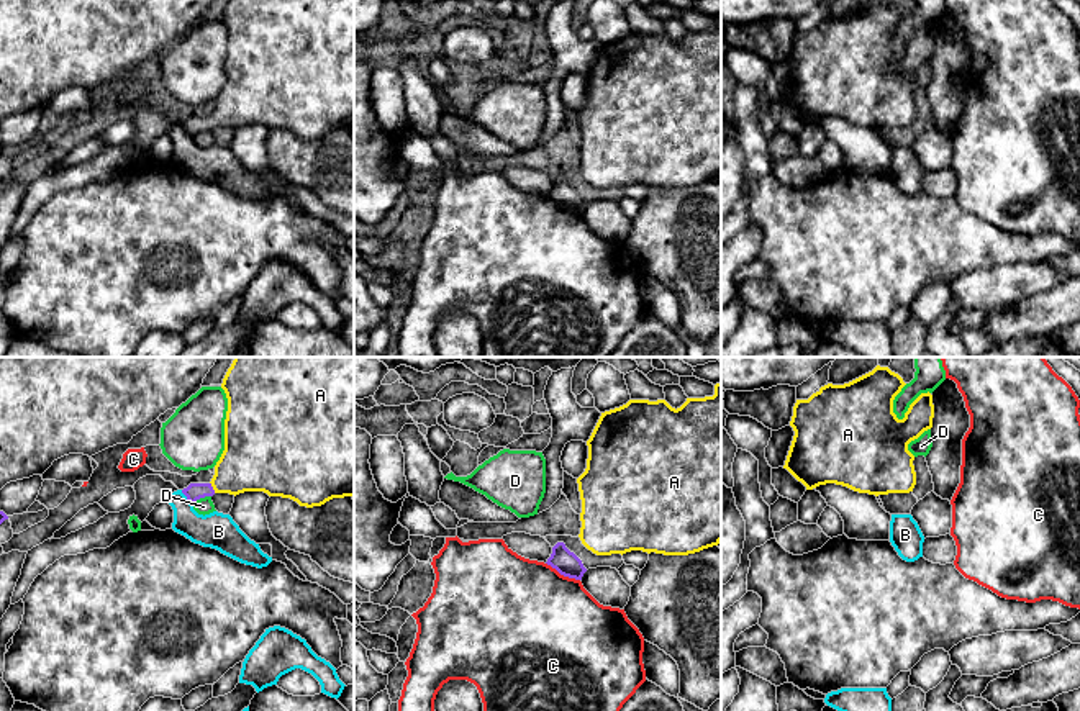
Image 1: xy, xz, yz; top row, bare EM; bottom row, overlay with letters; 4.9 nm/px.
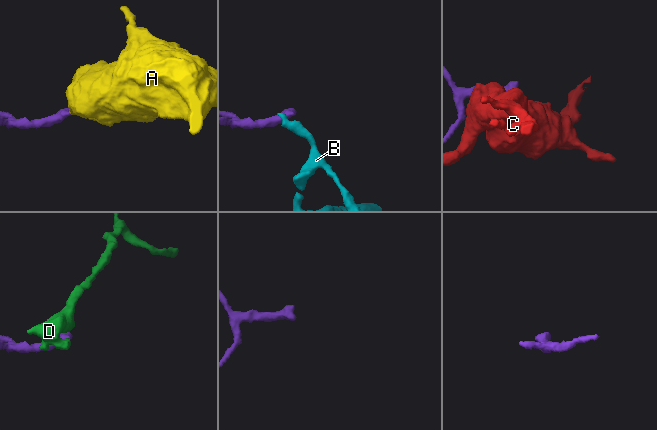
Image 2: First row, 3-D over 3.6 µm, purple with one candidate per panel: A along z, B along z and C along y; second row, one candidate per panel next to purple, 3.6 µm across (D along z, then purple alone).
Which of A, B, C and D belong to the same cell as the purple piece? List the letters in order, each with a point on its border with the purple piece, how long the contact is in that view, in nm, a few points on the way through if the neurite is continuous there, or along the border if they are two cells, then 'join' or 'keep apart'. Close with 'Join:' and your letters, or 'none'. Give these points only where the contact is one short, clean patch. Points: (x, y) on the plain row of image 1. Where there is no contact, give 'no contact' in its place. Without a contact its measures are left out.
A: xy (212, 120) | 60 nm | across xy (194, 125), (212, 120), (254, 92) | join
B: xy (187, 131) | 100 nm | along xy (181, 123), (192, 138) | keep apart
C: xz (562, 207) | 190 nm | keep apart
D: xy (200, 130) | 100 nm | along xy (210, 128), (200, 130), (192, 136) | keep apart
Join: A

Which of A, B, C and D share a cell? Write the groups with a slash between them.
A / B / C / D

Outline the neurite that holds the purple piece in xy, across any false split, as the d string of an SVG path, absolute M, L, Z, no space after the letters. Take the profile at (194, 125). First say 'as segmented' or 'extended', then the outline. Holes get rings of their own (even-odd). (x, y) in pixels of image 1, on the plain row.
extended; M229 0L221 21L228 31L225 84L210 116L182 123L192 138L215 126L244 125L290 131L306 141L354 129L354 0Z

